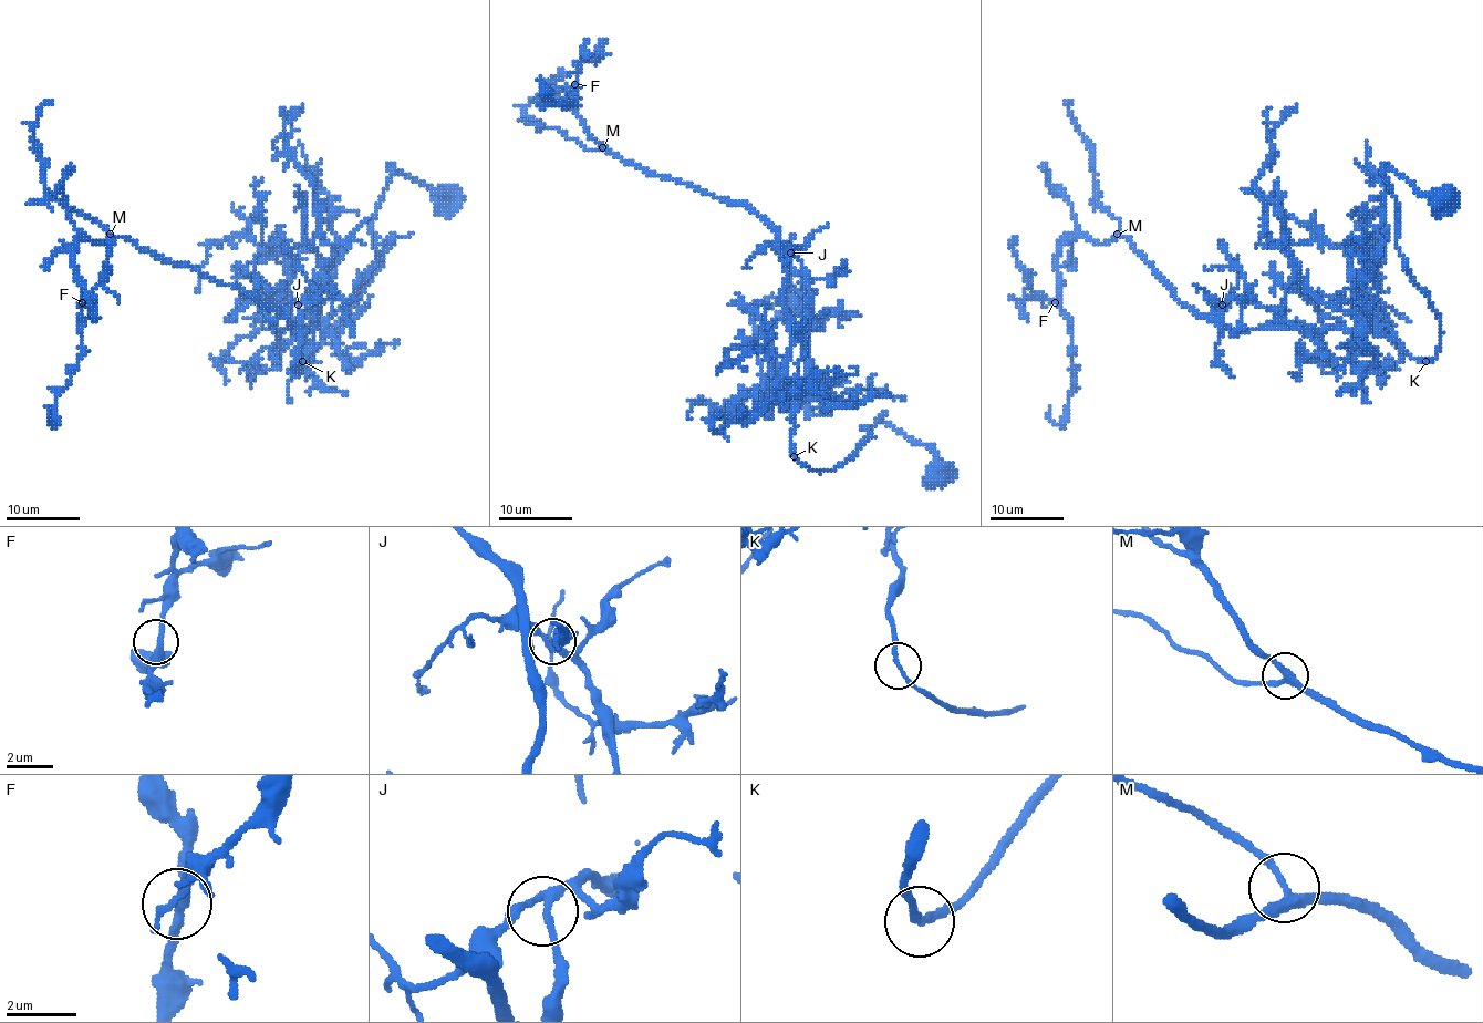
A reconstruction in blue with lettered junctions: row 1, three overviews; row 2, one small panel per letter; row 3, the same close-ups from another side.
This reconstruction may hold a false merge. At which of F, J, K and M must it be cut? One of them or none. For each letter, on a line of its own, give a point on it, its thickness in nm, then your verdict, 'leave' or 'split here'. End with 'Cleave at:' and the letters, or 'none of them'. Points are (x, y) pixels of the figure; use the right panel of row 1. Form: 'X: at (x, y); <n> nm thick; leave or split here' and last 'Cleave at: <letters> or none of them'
F: at (1055, 302); 240 nm thick; leave
J: at (1222, 305); 200 nm thick; leave
K: at (1426, 361); 180 nm thick; leave
M: at (1117, 234); 240 nm thick; leave
Cleave at: none of them

